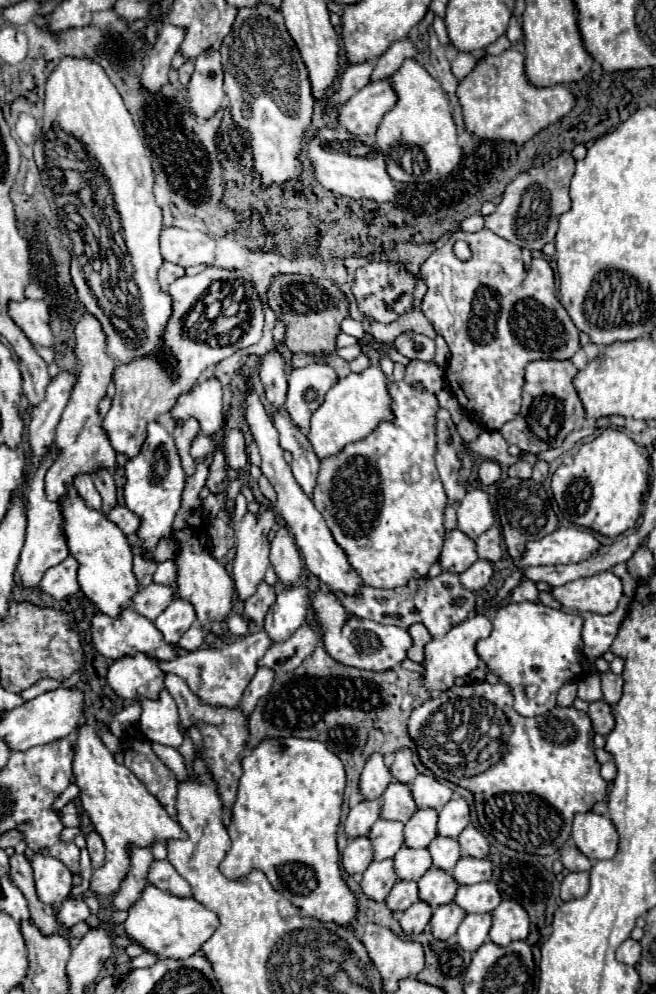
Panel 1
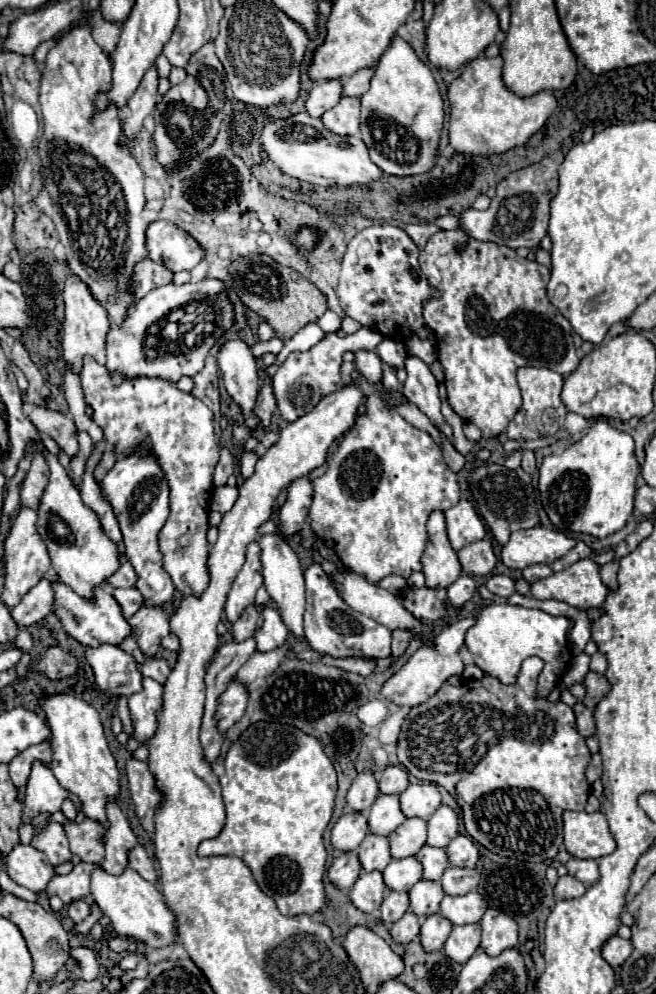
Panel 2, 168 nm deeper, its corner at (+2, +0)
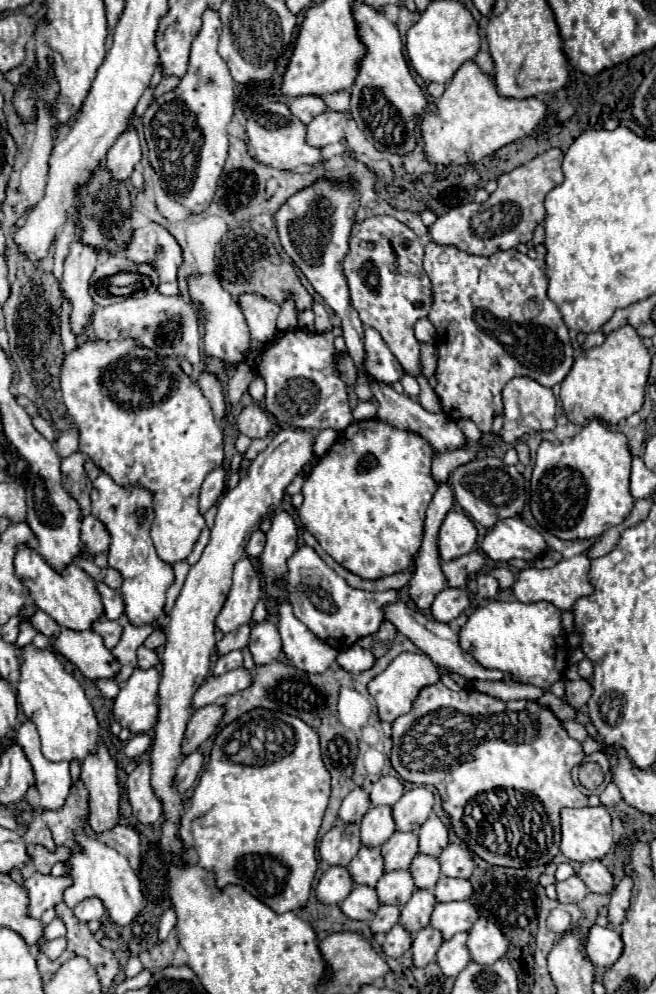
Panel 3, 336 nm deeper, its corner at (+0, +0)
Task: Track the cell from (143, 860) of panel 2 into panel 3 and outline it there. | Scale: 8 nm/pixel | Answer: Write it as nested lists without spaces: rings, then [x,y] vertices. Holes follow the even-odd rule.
[[[86,824],[84,834],[88,834],[90,838],[96,838],[98,842],[102,842],[106,846],[112,846],[116,852],[126,856],[134,870],[140,868],[140,838],[138,838],[134,828],[124,826],[124,824],[116,824],[104,832],[94,832]]]

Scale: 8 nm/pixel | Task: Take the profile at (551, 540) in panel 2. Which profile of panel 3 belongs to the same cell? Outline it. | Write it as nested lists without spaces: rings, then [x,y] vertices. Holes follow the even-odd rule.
[[[504,518],[486,530],[480,540],[480,550],[494,562],[508,562],[512,558],[530,562],[546,552],[546,542],[520,518]]]

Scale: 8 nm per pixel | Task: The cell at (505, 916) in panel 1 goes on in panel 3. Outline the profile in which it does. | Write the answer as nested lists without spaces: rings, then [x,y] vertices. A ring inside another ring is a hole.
[[[480,918],[468,932],[466,946],[474,962],[490,966],[496,960],[504,958],[508,950],[508,938],[500,932],[500,928],[494,922]]]

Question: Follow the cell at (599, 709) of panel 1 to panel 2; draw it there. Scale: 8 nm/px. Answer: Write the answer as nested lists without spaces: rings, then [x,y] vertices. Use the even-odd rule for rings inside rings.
[[[584,702],[574,704],[574,714],[576,714],[576,730],[582,736],[594,736],[596,734],[596,722],[594,722],[594,710],[586,708]]]

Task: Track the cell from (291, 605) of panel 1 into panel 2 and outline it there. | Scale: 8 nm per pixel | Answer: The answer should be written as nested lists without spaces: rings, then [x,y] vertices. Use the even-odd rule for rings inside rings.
[[[264,606],[262,608],[262,620],[256,628],[256,642],[260,652],[270,652],[286,642],[290,630],[286,630],[286,624],[282,622],[282,614],[278,614],[278,608]]]

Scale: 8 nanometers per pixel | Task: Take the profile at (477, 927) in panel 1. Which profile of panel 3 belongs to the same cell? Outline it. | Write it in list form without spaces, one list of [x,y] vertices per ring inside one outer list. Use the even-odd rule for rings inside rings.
[[[456,934],[454,938],[446,940],[440,946],[440,950],[436,954],[436,962],[438,962],[444,976],[456,978],[460,974],[460,970],[464,970],[466,964],[470,962],[466,938],[468,938],[468,934]]]

